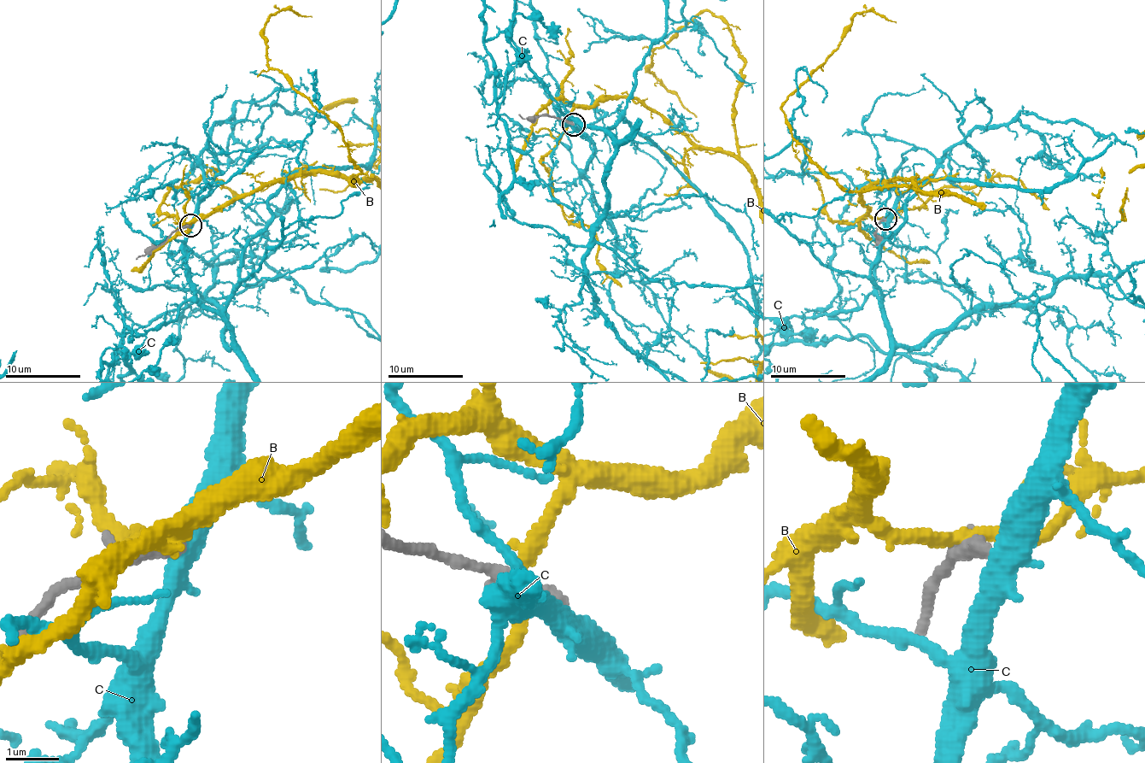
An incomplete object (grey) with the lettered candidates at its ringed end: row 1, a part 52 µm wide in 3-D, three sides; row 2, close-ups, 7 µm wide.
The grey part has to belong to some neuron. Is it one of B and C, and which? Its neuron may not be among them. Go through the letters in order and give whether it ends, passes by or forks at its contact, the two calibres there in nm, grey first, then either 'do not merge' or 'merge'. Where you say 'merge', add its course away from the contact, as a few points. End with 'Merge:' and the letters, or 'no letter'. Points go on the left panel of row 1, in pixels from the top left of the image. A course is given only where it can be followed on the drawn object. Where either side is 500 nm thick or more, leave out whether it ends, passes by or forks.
B: it passes by | 400/240 nm | do not merge
C: it passes by | 320/440 nm | do not merge
Merge: no letter

